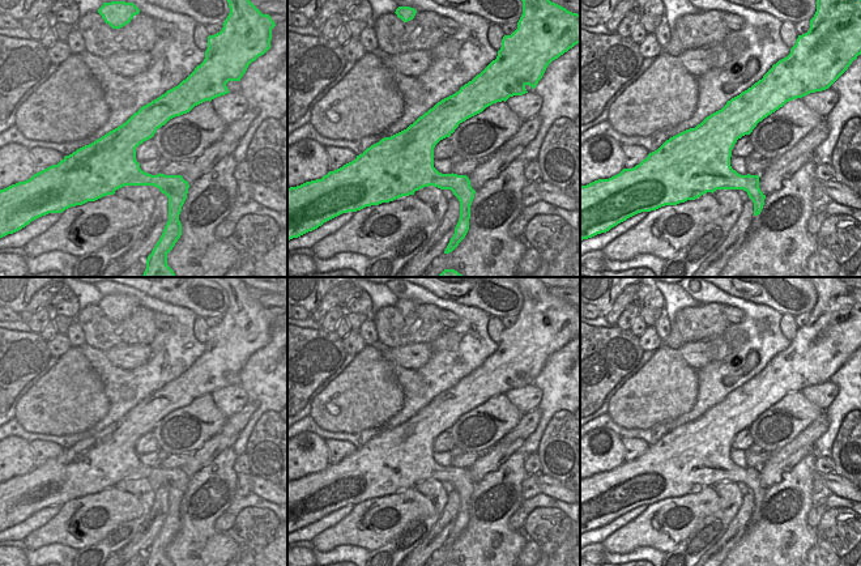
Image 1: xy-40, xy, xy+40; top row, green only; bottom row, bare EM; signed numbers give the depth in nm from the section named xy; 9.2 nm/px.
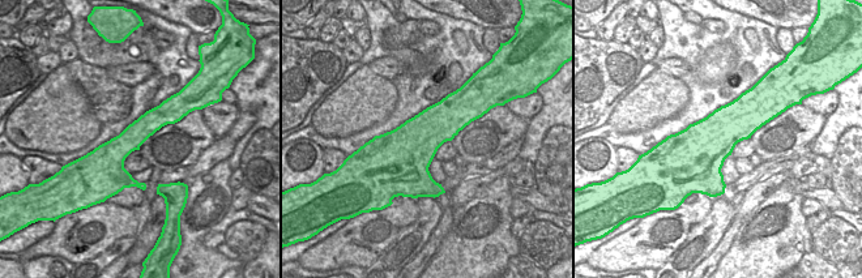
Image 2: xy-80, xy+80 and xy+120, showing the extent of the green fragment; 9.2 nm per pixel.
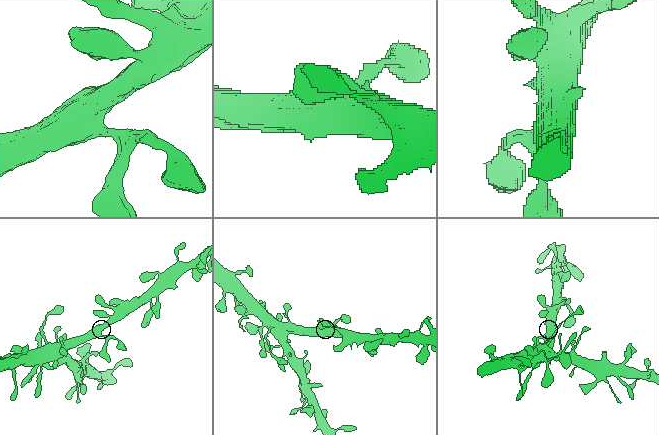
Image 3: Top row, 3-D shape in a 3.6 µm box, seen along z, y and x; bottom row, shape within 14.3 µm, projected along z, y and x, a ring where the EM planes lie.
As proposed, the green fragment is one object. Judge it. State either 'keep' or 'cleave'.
keep

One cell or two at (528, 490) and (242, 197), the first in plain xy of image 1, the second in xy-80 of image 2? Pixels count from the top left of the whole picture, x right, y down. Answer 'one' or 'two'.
one

